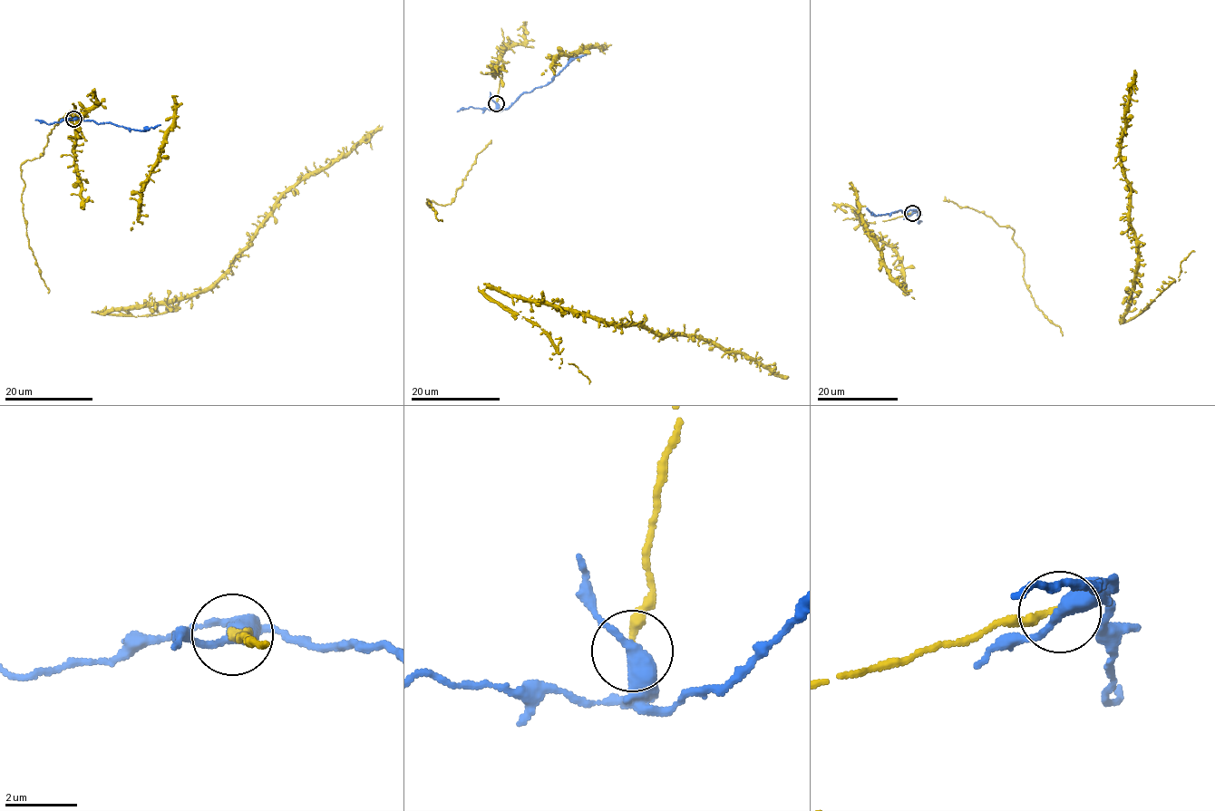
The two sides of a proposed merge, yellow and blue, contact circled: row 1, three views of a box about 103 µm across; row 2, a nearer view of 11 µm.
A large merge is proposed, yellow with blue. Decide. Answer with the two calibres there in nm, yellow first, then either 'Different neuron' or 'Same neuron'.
Thickness 240 nm (yellow) against 400 nm. Different neuron

